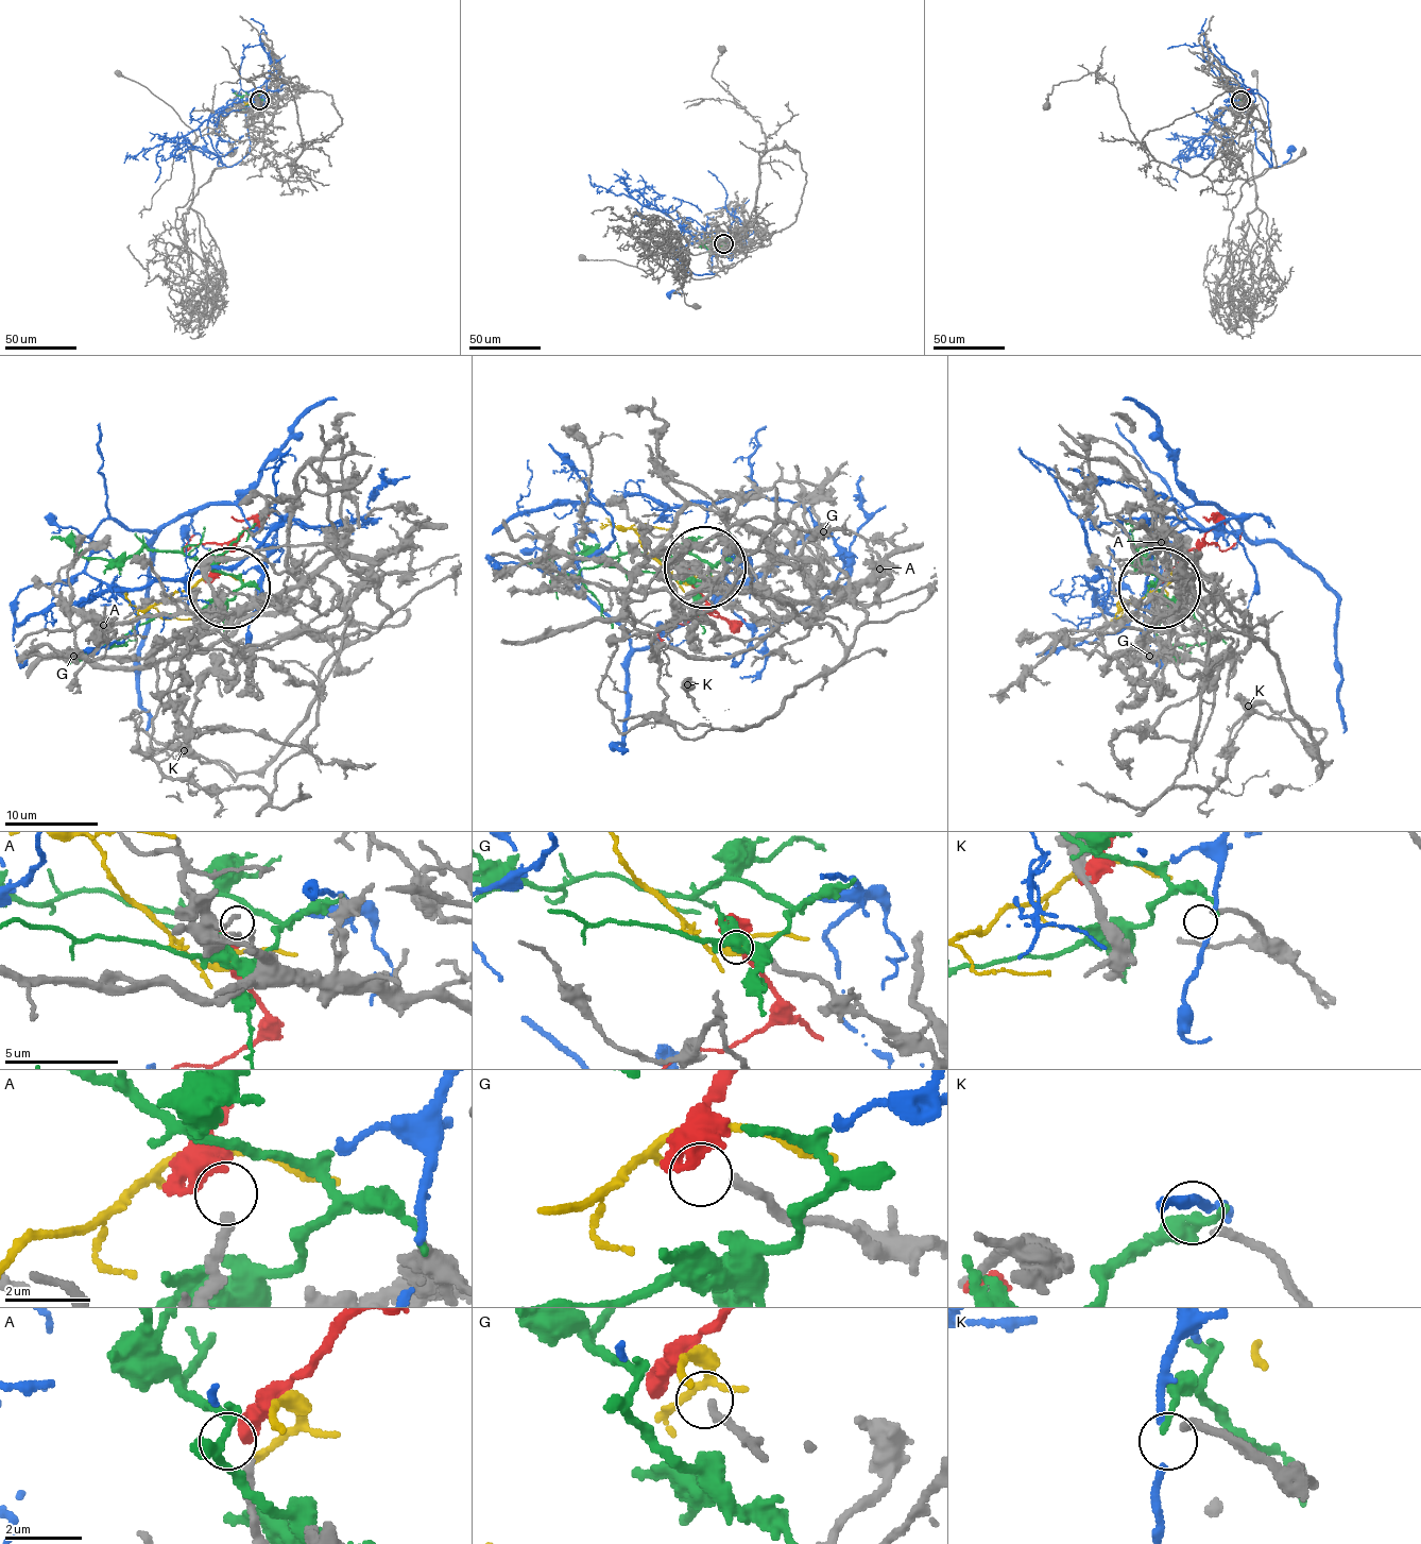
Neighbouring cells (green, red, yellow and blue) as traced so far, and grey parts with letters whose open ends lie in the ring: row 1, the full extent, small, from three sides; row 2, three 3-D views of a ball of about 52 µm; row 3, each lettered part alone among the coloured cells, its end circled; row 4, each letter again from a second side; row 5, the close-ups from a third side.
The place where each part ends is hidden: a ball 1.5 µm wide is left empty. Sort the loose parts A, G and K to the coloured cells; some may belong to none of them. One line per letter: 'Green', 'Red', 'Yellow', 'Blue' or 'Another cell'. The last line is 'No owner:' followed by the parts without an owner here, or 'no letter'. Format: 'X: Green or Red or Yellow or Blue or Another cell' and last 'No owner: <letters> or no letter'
A: Another cell
G: Another cell
K: Another cell
No owner: A, G, K

